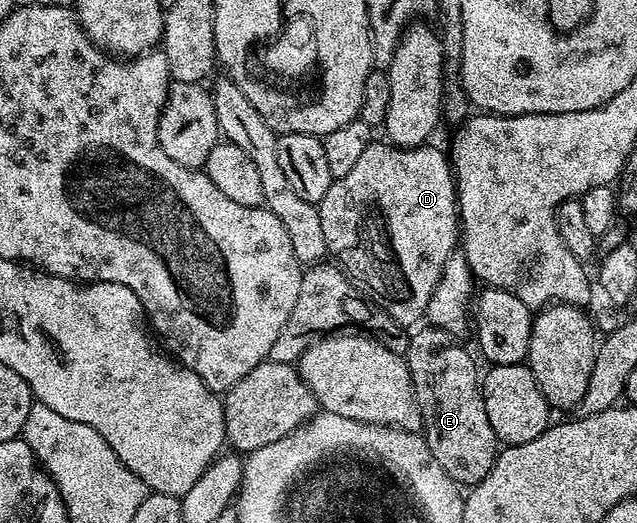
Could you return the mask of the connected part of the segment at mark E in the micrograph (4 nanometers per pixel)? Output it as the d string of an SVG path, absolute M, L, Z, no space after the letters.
M431 325L420 329L408 340L406 358L416 404L424 417L422 434L428 440L430 453L434 453L434 461L446 469L453 481L475 485L490 473L498 454L498 440L494 429L490 429L490 417L486 417L481 372L476 372L471 353L457 336Z

